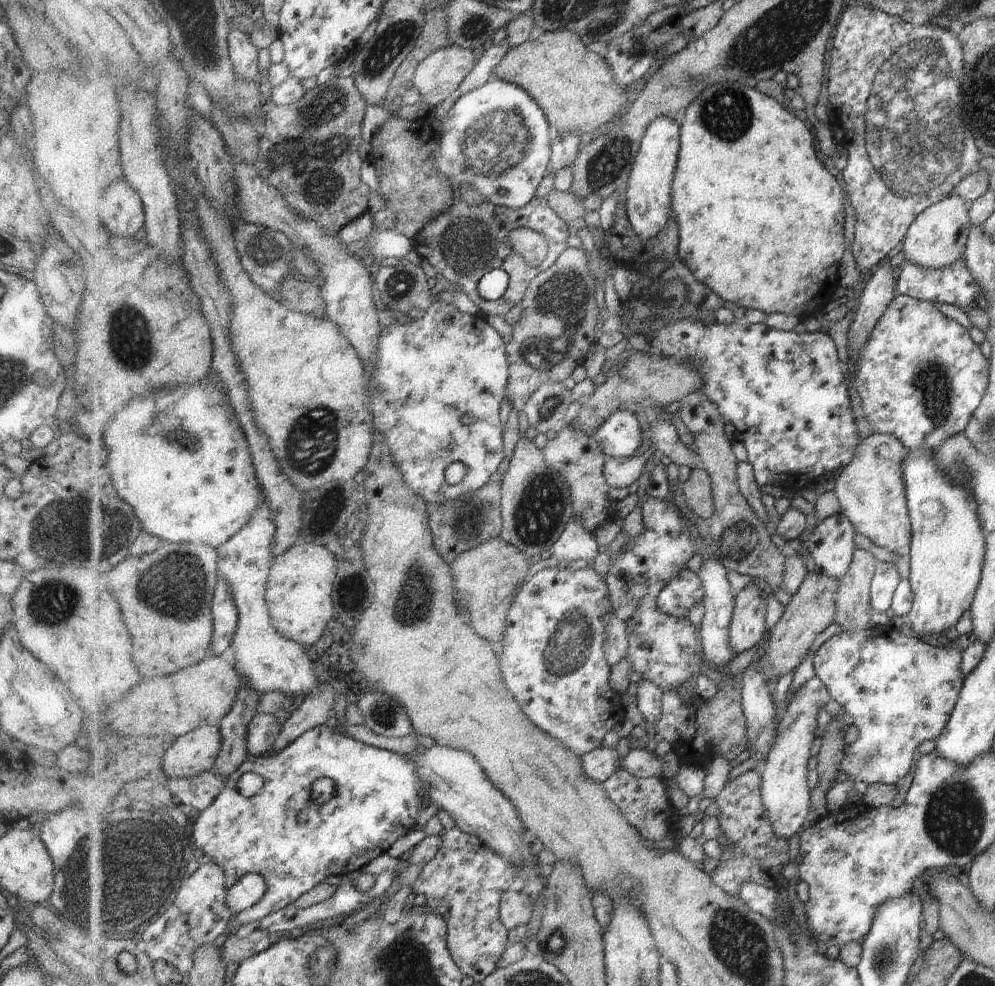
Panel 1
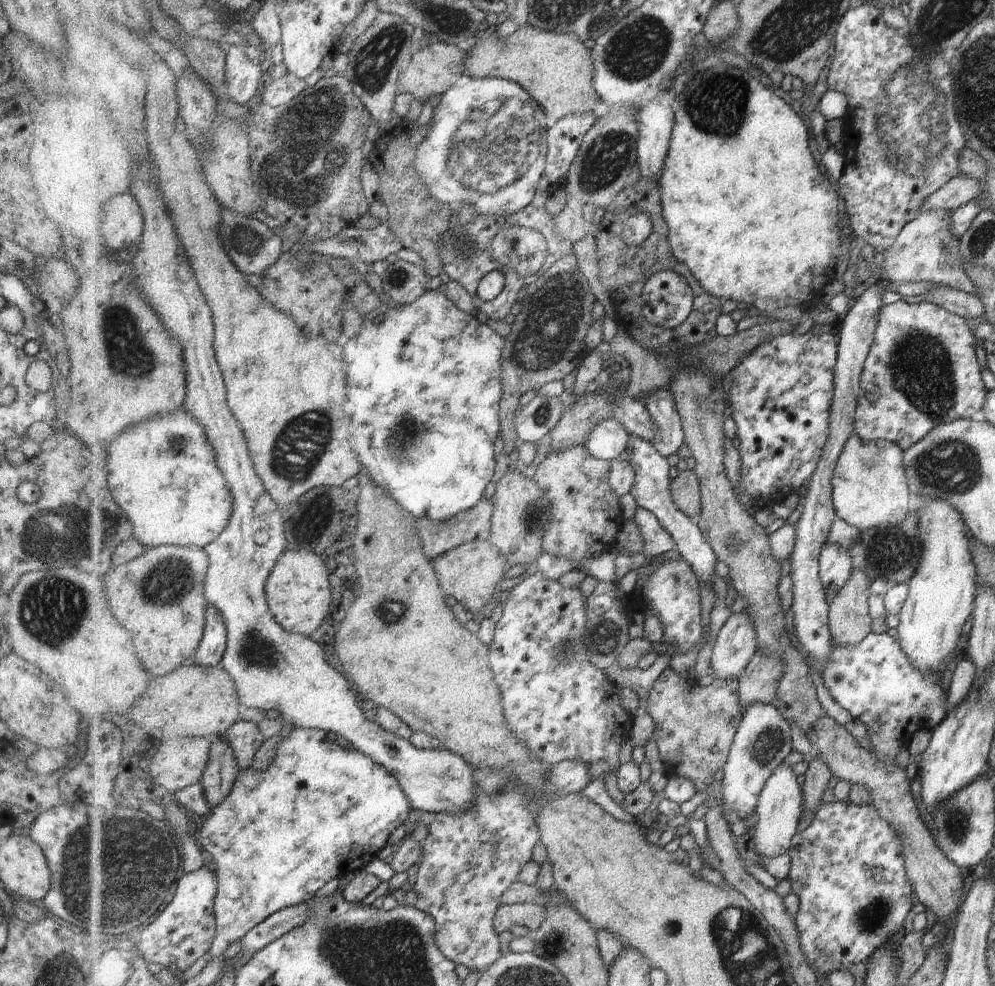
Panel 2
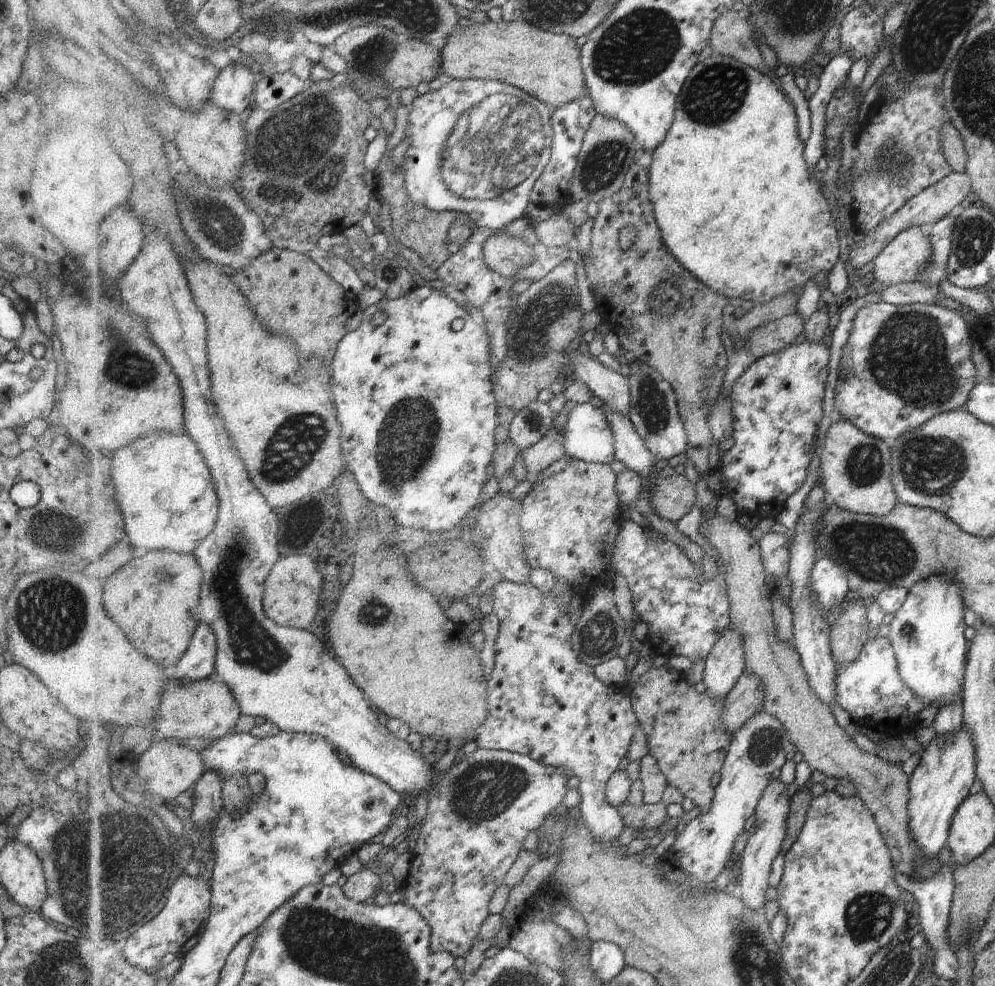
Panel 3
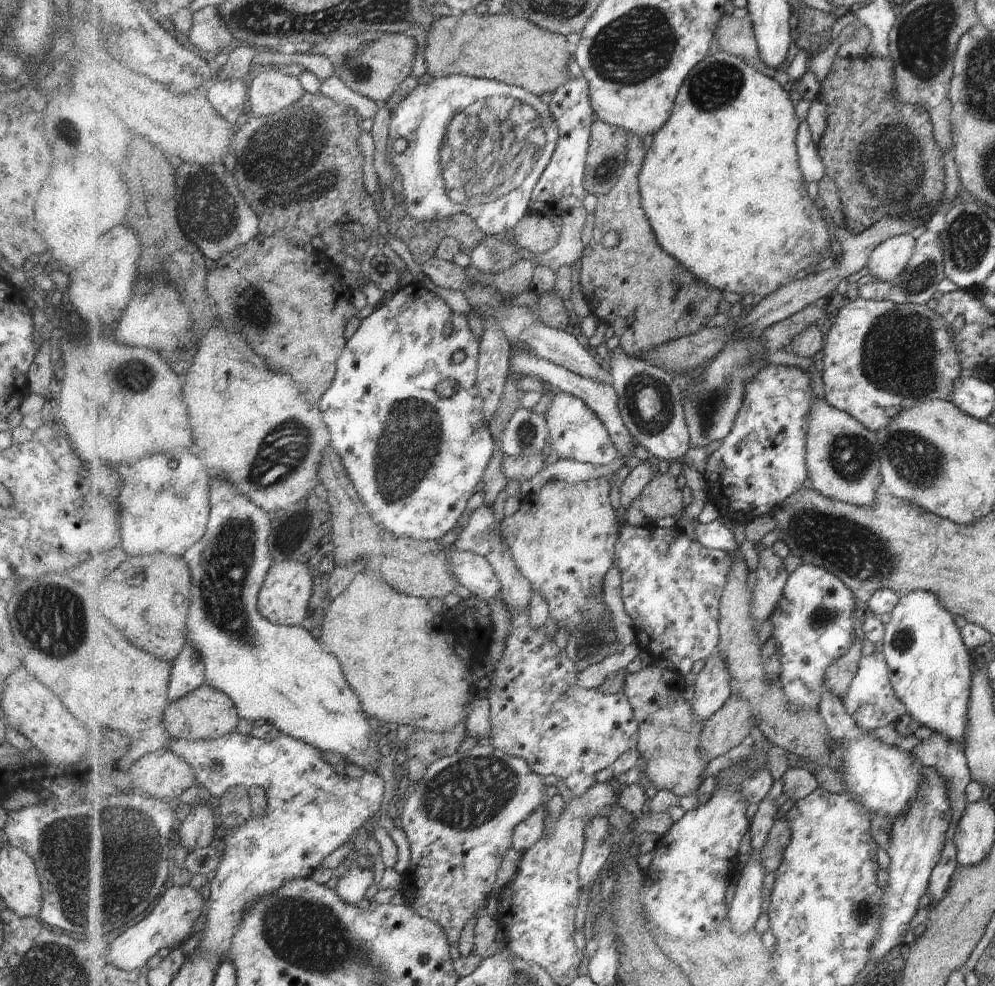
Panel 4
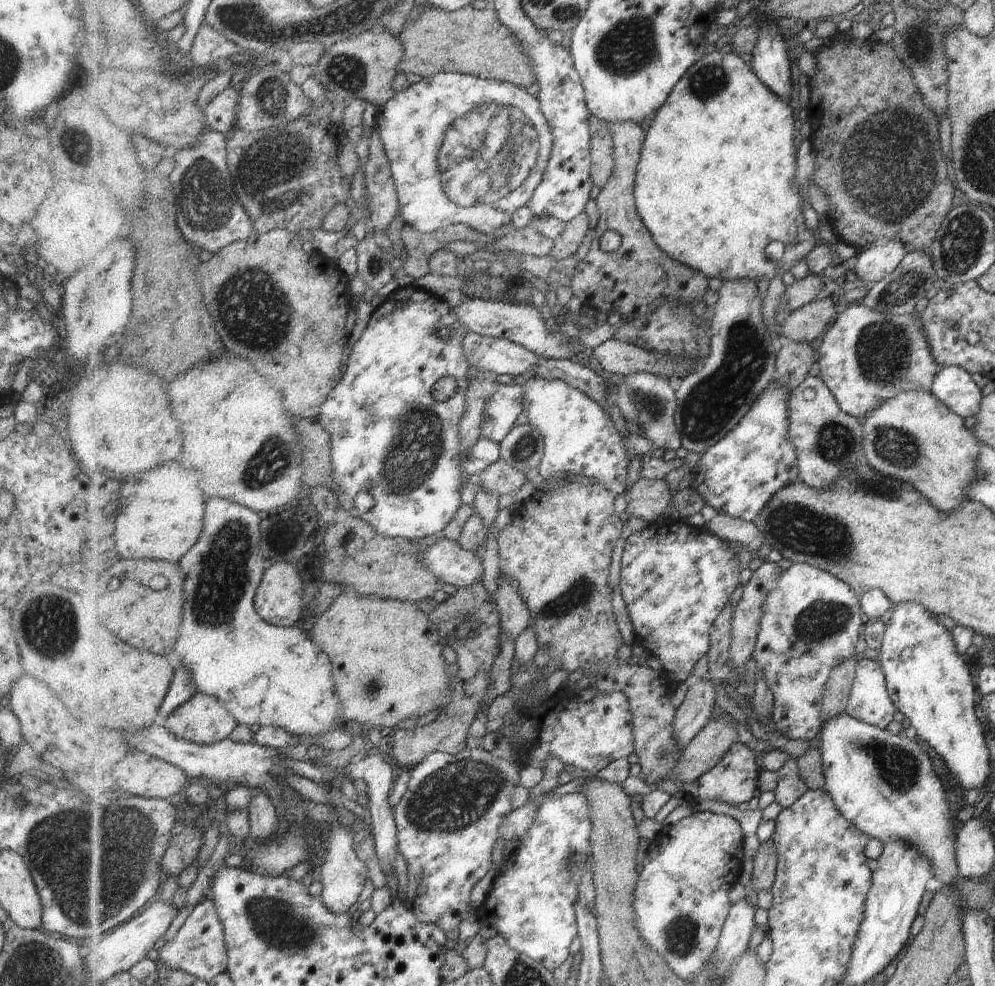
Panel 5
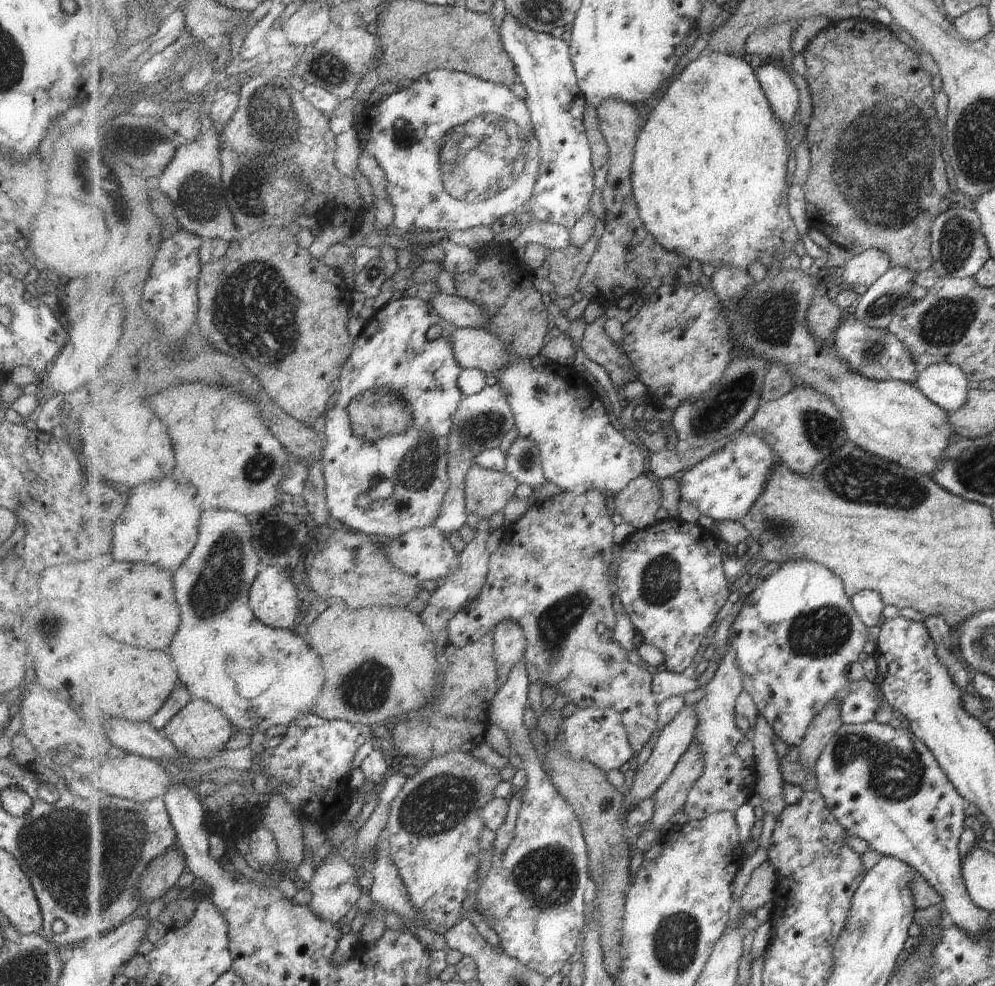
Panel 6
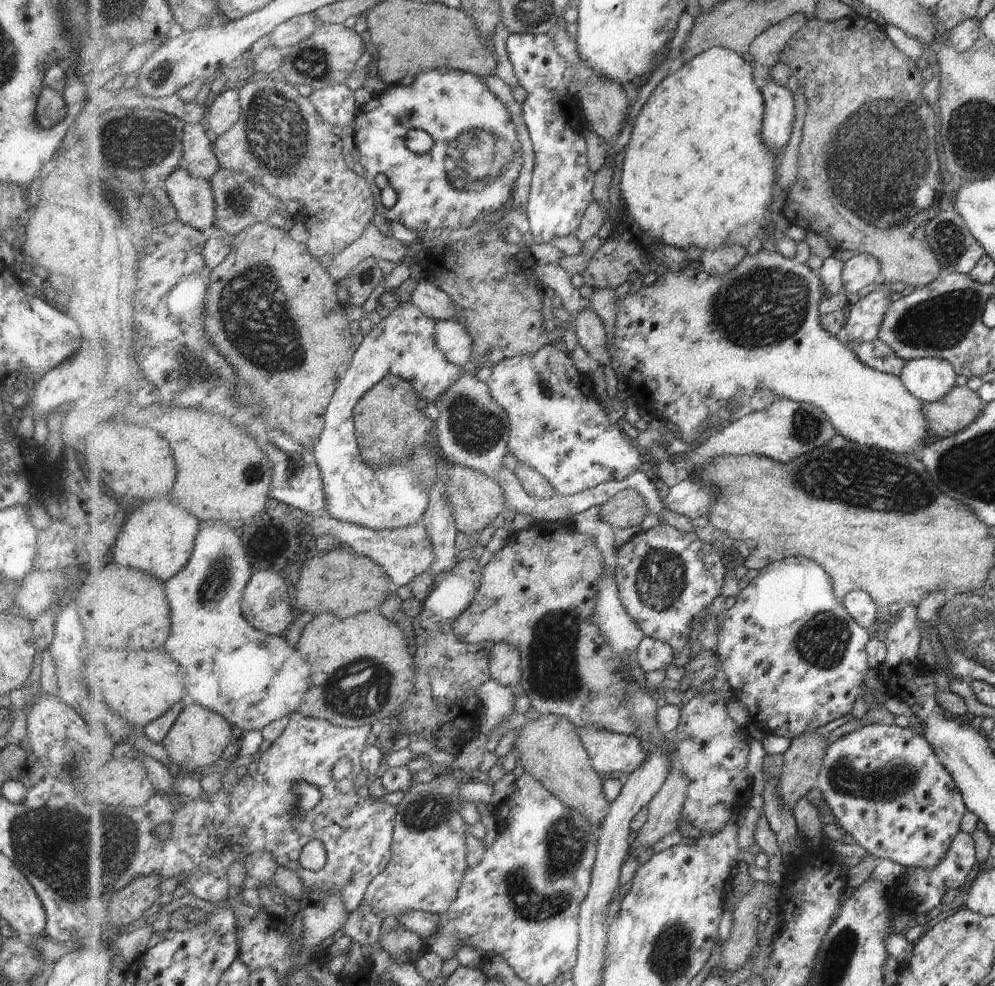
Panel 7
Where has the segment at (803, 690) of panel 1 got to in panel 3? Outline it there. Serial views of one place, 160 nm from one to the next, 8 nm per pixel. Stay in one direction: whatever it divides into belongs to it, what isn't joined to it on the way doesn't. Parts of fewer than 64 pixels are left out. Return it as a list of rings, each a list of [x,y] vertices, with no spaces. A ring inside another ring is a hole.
[[[775,780],[769,784],[765,790],[764,797],[761,798],[756,809],[756,821],[750,828],[750,837],[746,844],[745,850],[740,856],[740,873],[741,881],[737,886],[737,895],[741,902],[749,908],[749,910],[757,910],[762,912],[769,890],[769,874],[771,874],[771,864],[775,862],[777,854],[783,849],[785,838],[787,838],[787,822],[789,812],[791,812],[791,800],[789,792],[787,792],[786,784],[781,780]]]

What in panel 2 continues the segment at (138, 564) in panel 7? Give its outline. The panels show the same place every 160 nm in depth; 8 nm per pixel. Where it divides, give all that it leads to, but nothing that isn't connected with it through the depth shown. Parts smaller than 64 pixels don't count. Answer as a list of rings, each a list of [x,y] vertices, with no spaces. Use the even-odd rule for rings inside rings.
[[[185,405],[169,414],[157,414],[145,422],[137,422],[133,424],[131,428],[127,428],[111,446],[109,446],[109,486],[113,492],[113,498],[117,498],[117,502],[121,502],[121,506],[125,508],[125,512],[129,514],[129,518],[133,518],[133,526],[137,530],[137,536],[141,542],[145,542],[145,546],[161,546],[161,544],[171,544],[171,546],[201,546],[205,548],[215,542],[221,534],[225,531],[225,528],[229,526],[229,520],[231,520],[231,514],[233,514],[233,494],[223,478],[223,472],[219,470],[217,466],[217,456],[215,456],[215,450],[207,438],[207,432],[205,432],[205,426],[199,424],[195,420],[193,414],[189,414],[185,410]]]

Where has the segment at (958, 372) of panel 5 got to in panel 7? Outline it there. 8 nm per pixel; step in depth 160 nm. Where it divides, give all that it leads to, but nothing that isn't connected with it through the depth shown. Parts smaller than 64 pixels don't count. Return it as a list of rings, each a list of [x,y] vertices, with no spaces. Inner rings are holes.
[[[937,357],[906,361],[898,377],[911,394],[928,403],[940,401],[956,385],[952,366]]]

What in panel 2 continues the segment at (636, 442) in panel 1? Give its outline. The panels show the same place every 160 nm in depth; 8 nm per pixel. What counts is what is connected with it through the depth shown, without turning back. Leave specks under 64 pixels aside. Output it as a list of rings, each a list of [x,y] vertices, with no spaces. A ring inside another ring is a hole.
[[[607,418],[595,426],[585,446],[595,458],[613,462],[626,455],[629,436],[630,433],[619,420]]]

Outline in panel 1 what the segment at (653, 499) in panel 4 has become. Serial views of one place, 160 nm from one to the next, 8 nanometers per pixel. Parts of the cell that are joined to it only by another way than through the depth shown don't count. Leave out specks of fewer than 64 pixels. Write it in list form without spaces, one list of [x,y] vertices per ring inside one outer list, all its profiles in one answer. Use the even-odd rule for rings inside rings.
[[[705,468],[692,470],[689,480],[683,485],[683,495],[687,506],[698,518],[704,520],[705,518],[716,516],[714,490],[712,489],[712,476]]]

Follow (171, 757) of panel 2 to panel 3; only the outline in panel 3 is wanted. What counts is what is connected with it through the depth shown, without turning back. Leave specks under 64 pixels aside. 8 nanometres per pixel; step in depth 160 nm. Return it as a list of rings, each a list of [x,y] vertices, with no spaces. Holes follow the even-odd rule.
[[[164,740],[154,742],[145,751],[138,762],[138,771],[135,783],[145,787],[153,797],[160,801],[175,801],[187,790],[194,789],[197,782],[204,777],[205,762],[200,751],[191,750],[183,744],[177,744],[174,740]]]

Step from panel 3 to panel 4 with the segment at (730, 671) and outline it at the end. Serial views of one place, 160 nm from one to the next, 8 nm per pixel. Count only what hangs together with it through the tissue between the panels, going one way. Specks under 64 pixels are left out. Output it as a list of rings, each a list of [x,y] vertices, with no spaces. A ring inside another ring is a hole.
[[[716,653],[708,659],[698,674],[695,695],[691,700],[693,716],[699,722],[707,722],[727,703],[731,694],[731,676],[721,654]]]

